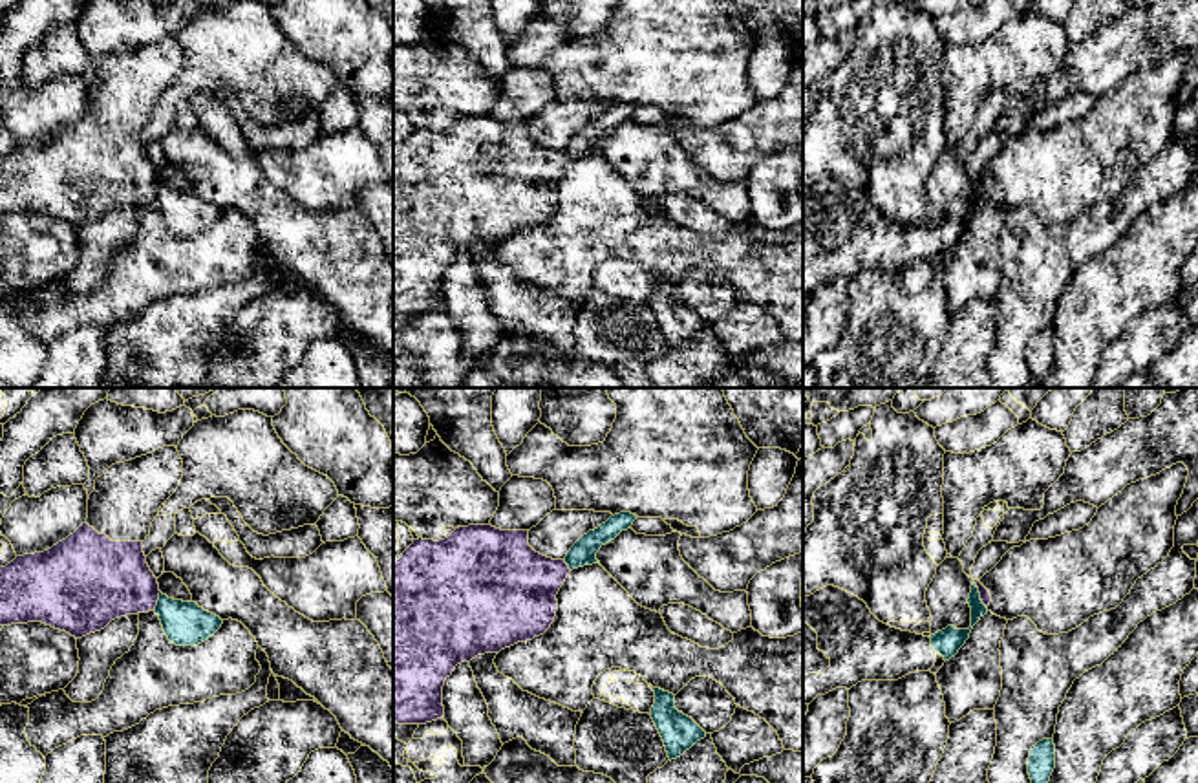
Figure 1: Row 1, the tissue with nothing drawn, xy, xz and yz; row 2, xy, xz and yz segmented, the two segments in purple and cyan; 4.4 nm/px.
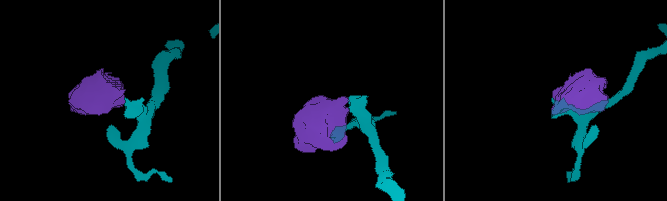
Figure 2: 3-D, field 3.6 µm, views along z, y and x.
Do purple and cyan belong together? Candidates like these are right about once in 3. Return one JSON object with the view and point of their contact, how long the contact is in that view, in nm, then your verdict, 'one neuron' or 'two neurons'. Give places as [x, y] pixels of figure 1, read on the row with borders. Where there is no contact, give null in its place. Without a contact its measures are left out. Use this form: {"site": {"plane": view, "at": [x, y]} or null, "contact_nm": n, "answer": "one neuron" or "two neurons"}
{"site": {"plane": "yz", "at": [981, 595]}, "contact_nm": 130, "answer": "two neurons"}

